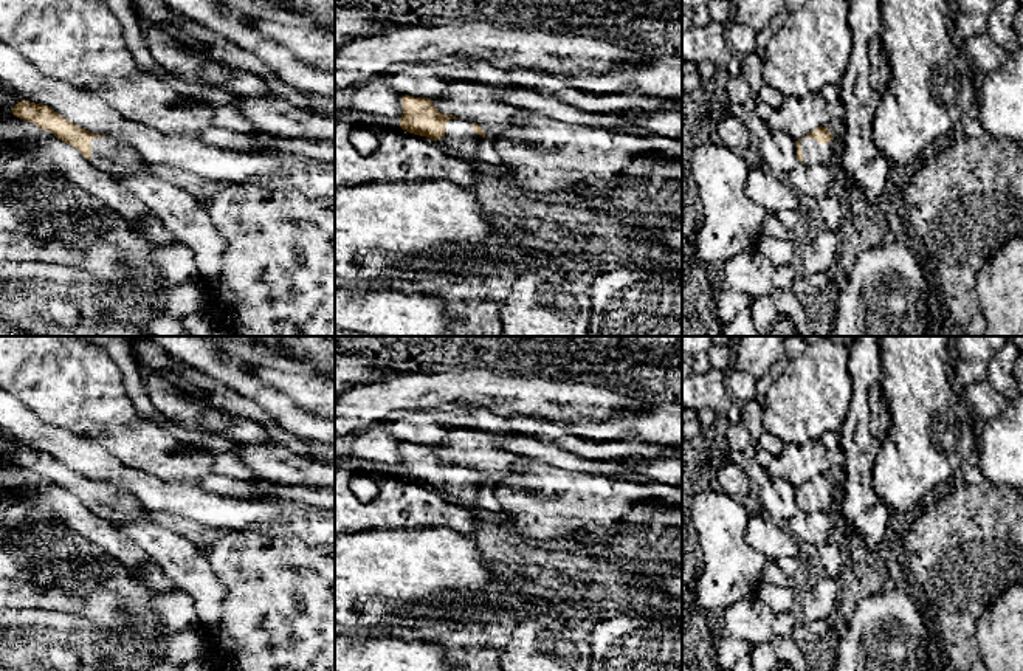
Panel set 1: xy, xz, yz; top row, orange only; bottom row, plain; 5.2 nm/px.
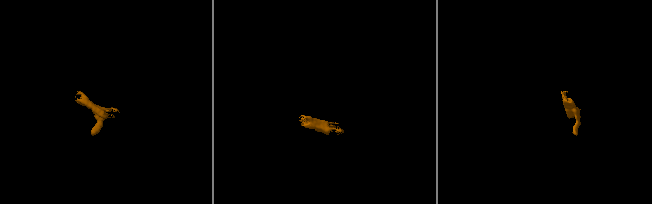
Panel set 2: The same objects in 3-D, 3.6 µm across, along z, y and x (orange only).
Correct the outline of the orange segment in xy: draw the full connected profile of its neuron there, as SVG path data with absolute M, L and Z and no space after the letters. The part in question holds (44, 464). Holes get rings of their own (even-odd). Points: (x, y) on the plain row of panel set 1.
M20 448L11 459L14 463L29 468L39 476L51 479L57 487L73 493L110 524L149 519L150 516L127 490L104 482L95 482L70 470L48 452Z

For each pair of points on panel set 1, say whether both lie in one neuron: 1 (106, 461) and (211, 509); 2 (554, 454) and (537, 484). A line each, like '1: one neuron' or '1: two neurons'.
1: one neuron
2: two neurons

